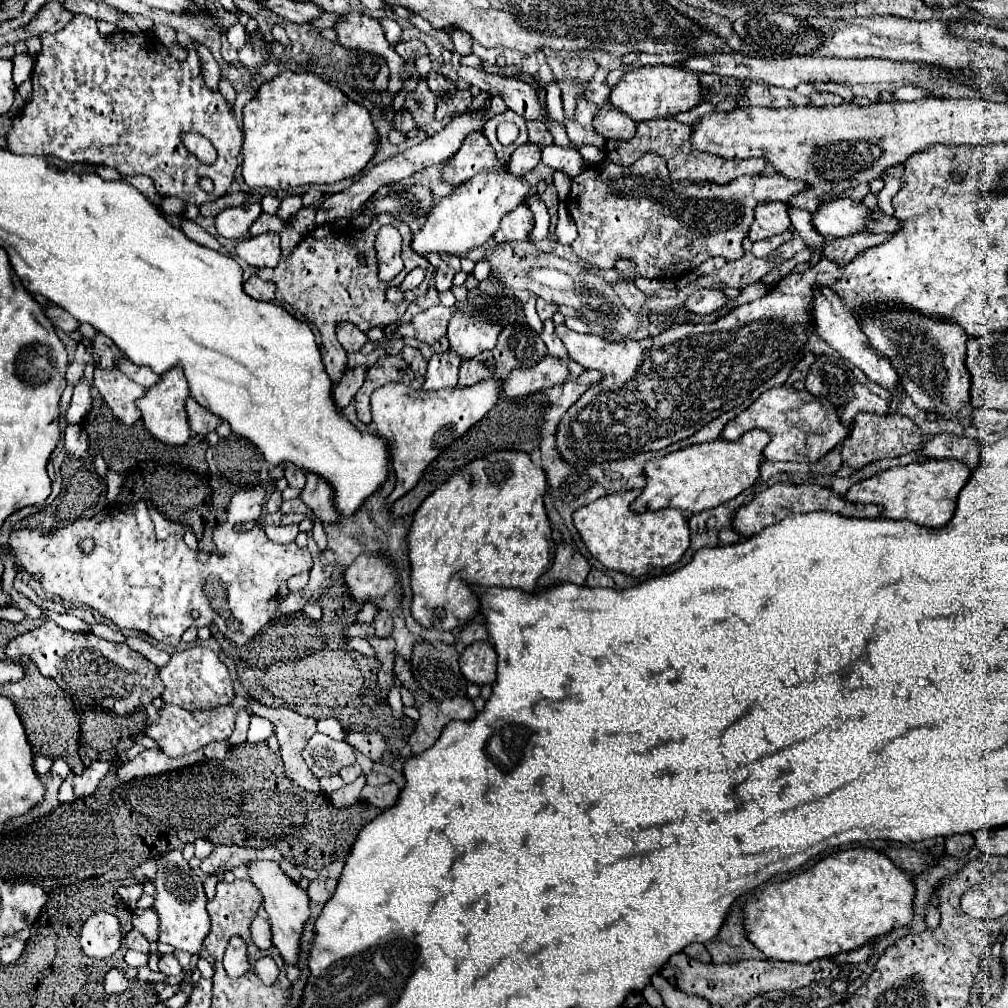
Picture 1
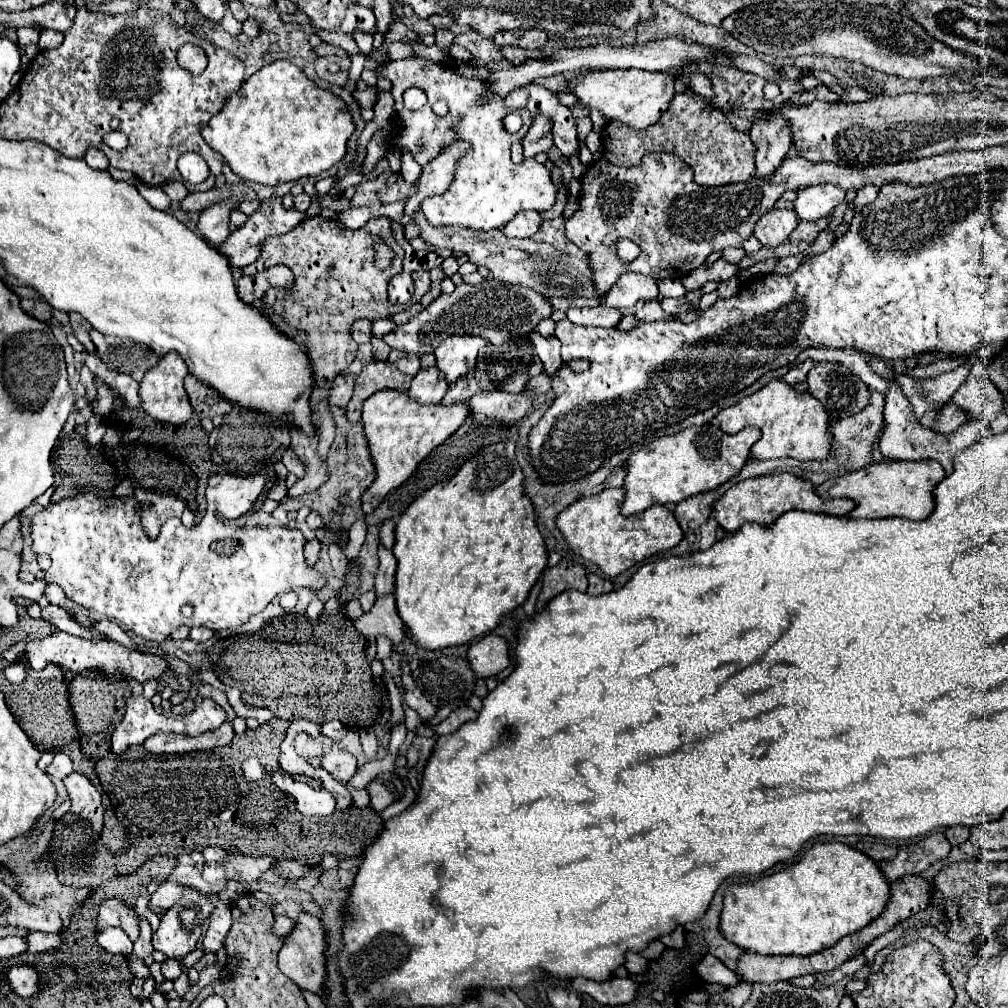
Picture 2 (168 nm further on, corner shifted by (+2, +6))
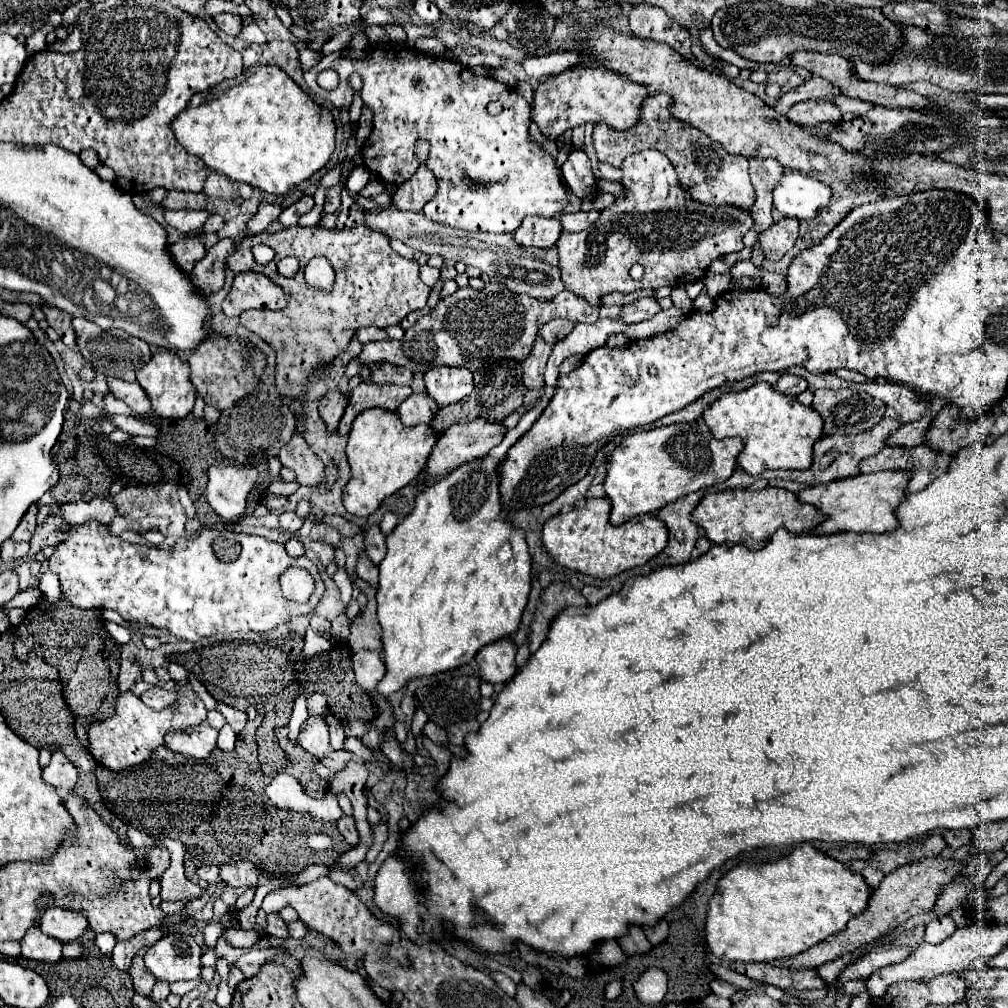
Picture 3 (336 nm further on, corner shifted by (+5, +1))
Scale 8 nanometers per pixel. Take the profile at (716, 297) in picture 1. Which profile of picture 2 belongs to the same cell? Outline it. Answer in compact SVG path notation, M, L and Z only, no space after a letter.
M683 296L683 298L661 298L661 308L667 314L681 314L681 312L687 312L689 302L687 302L687 296Z

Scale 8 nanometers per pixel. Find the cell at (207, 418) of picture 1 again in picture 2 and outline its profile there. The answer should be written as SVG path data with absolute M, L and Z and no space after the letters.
M191 374L185 378L185 390L199 418L213 418L217 414L227 414L233 408L229 400L215 394L215 390L207 388L207 384L199 384L199 380L195 380L195 376Z

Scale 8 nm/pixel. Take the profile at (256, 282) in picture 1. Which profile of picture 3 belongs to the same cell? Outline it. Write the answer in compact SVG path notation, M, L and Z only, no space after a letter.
M240 273L222 303L228 317L238 317L248 309L284 309L290 295L264 273Z

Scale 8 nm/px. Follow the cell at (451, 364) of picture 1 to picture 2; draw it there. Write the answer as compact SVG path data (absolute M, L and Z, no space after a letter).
M433 366L433 368L421 370L411 380L411 388L407 394L411 394L411 398L419 404L439 404L445 392L447 392L447 382L439 374L439 370Z

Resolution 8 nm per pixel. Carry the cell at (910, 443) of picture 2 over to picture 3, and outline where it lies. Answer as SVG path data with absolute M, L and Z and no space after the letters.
M926 445L920 447L884 447L878 455L868 457L860 463L860 473L876 473L888 469L912 471L912 479L908 483L906 493L914 493L930 485L936 477L940 477L952 461L952 455L940 451L926 451Z

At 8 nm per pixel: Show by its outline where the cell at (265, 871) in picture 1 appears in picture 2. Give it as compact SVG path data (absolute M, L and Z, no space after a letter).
M301 914L299 916L299 924L295 926L295 930L285 938L285 946L279 952L279 970L293 980L301 990L309 990L321 998L325 998L325 982L327 982L327 958L325 958L325 950L327 950L327 940L325 940L325 926L319 918L309 916L309 914Z

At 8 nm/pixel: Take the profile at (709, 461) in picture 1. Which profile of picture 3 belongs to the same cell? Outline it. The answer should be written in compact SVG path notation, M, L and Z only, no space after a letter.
M702 419L628 435L612 453L604 481L606 497L612 501L610 523L622 525L638 515L656 513L692 491L724 483L734 473L742 449L744 441L740 437L720 441L710 435L710 429Z

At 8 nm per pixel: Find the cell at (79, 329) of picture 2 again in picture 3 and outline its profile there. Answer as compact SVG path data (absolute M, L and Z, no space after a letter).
M42 305L42 311L50 323L50 327L60 335L60 339L64 341L64 345L68 349L76 349L76 333L72 329L72 317L60 309L54 309L54 307L48 307L48 305Z

